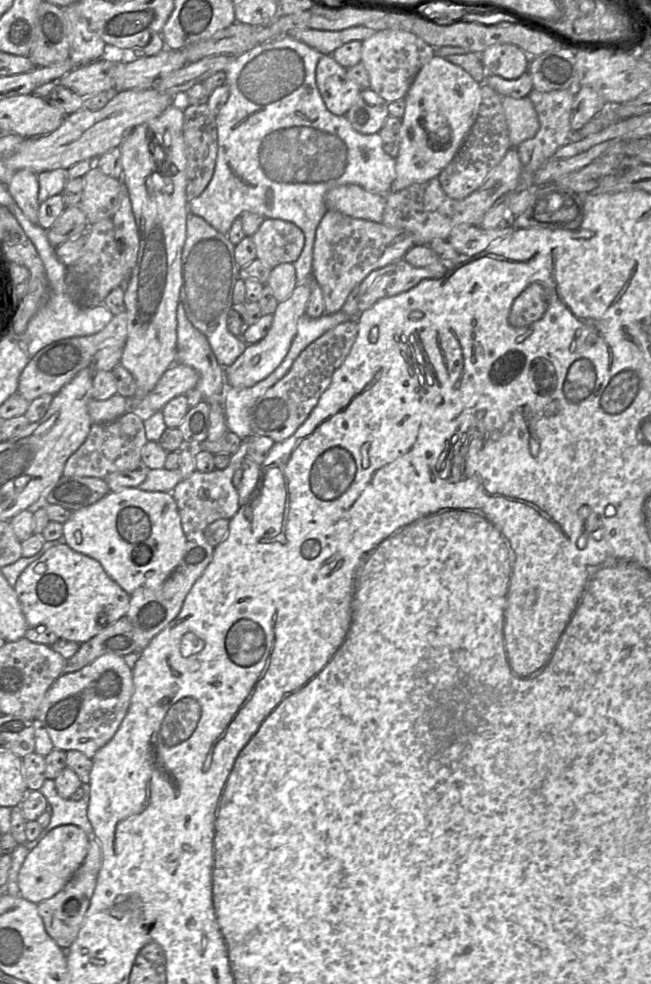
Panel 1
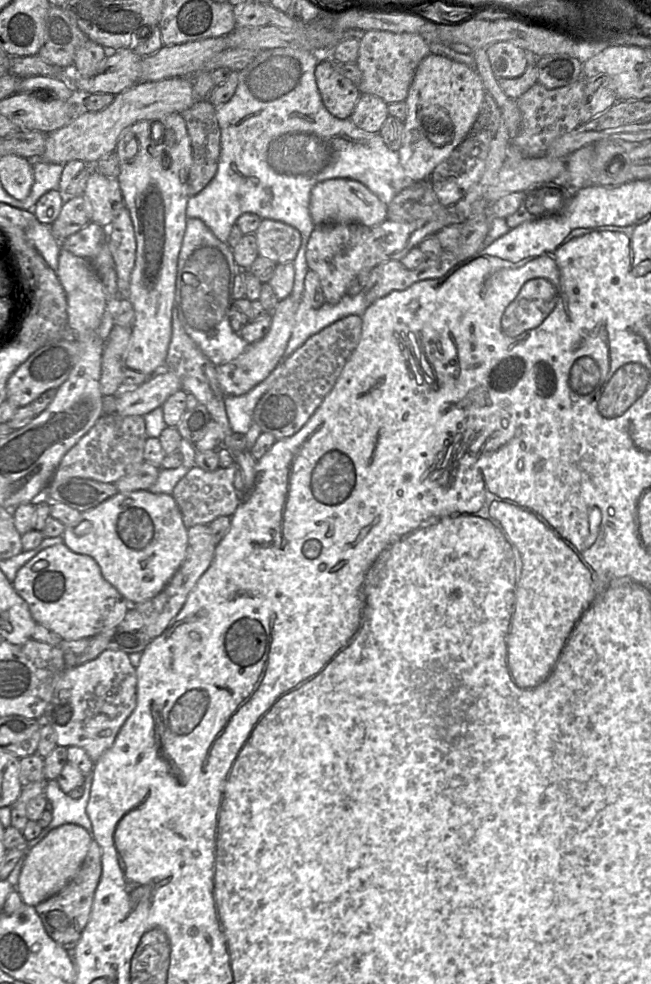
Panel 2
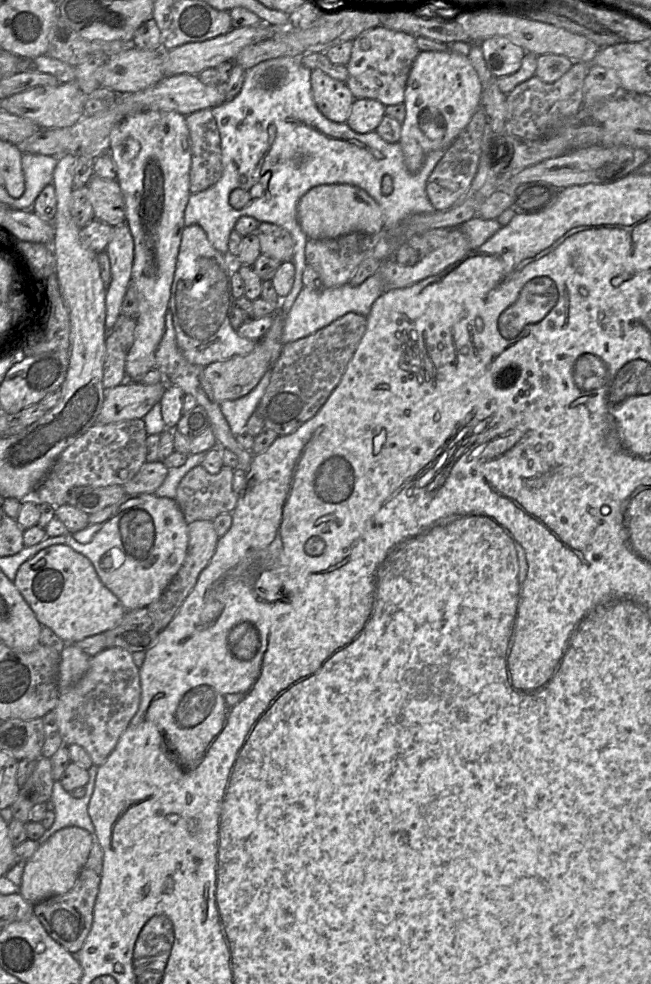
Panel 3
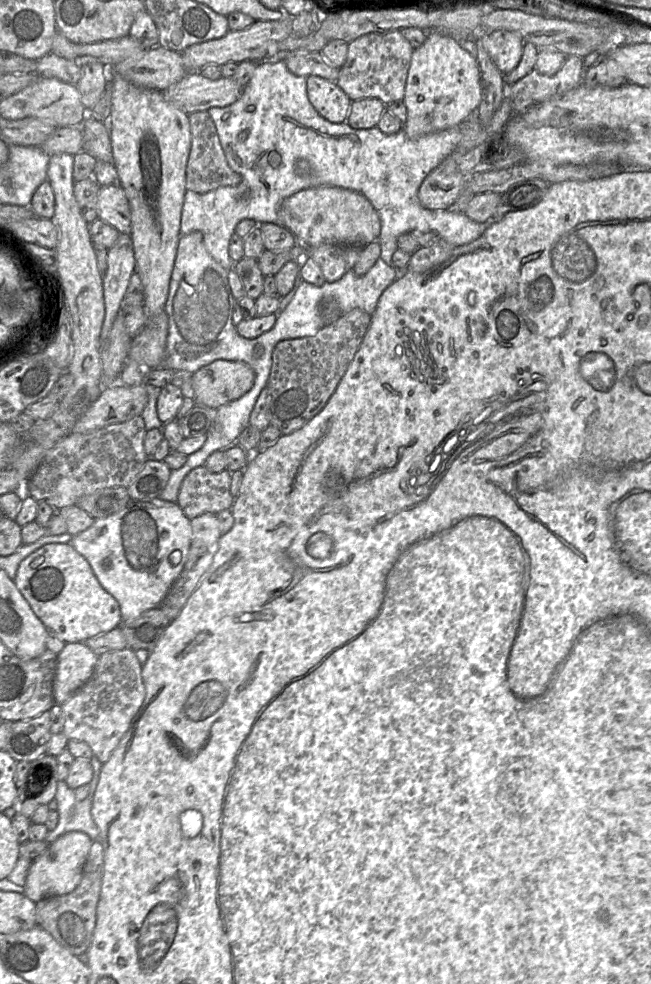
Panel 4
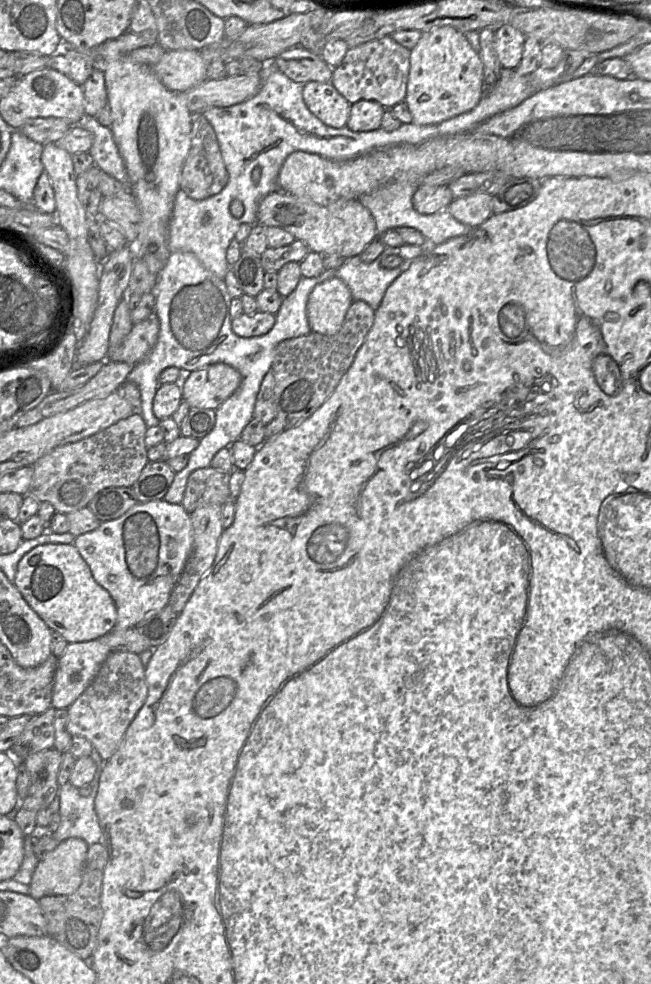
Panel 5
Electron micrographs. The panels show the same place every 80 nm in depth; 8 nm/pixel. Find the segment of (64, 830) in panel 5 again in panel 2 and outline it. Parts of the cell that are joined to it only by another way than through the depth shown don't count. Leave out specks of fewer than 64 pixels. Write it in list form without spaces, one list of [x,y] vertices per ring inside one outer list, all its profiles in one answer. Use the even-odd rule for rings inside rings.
[[[93,771],[85,776],[84,794],[79,800],[72,799],[65,794],[57,780],[49,780],[45,789],[45,797],[52,804],[53,818],[51,823],[42,830],[40,835],[32,841],[27,841],[27,850],[39,844],[53,829],[63,824],[76,824],[82,826],[91,835],[93,840],[93,828],[87,815],[87,804],[90,798],[93,782]]]

